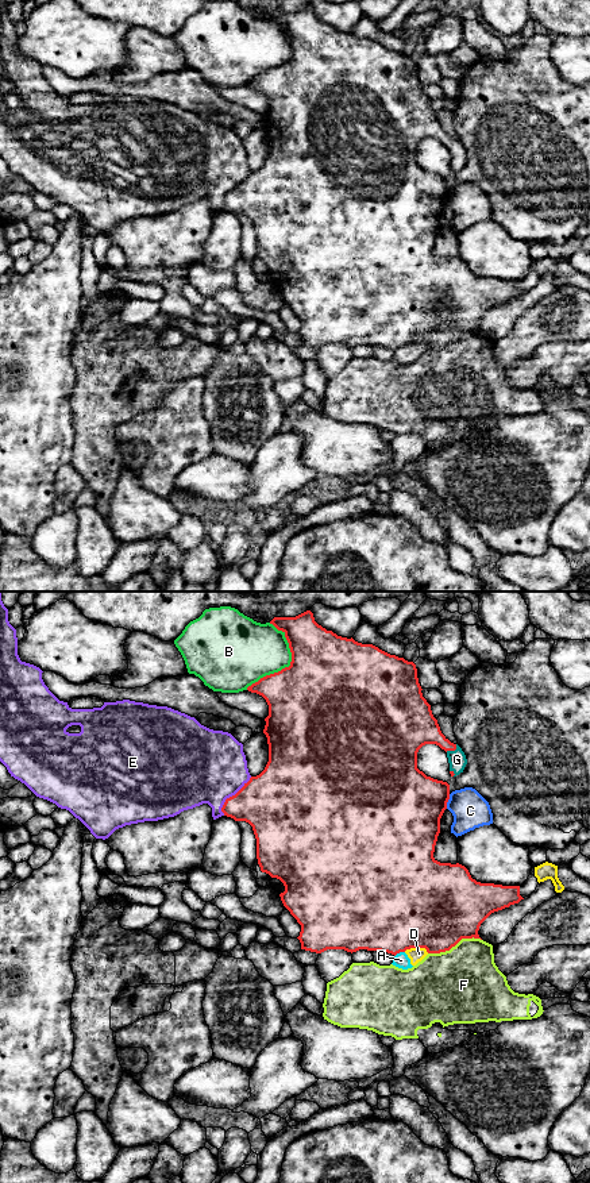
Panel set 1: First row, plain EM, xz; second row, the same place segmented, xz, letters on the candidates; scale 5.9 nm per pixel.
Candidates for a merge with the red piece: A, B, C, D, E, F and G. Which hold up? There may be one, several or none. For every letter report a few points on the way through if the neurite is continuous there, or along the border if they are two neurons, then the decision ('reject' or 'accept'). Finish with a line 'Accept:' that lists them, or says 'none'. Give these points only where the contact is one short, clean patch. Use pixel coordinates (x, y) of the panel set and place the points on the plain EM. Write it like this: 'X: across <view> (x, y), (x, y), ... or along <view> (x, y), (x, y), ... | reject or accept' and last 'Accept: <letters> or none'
A: reject
B: reject
C: reject
D: reject
E: along xz (251, 172), (226, 195), (222, 203), (223, 209) | reject
F: reject
G: across xz (417, 122), (425, 124), (452, 145), (457, 154) | accept
Accept: G

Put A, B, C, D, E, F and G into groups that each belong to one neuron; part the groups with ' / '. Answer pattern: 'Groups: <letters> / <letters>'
Groups: A D / B / C / E / F / G

